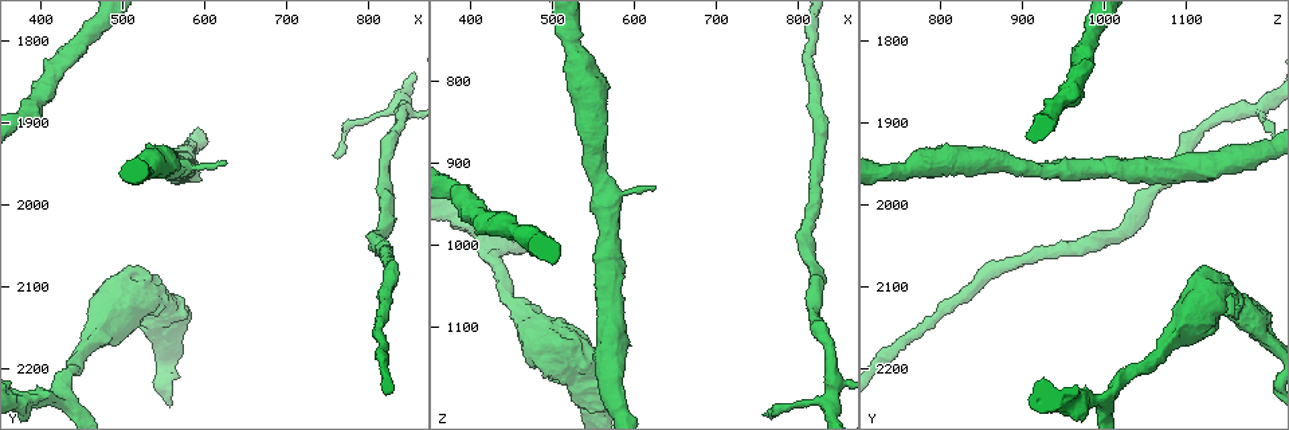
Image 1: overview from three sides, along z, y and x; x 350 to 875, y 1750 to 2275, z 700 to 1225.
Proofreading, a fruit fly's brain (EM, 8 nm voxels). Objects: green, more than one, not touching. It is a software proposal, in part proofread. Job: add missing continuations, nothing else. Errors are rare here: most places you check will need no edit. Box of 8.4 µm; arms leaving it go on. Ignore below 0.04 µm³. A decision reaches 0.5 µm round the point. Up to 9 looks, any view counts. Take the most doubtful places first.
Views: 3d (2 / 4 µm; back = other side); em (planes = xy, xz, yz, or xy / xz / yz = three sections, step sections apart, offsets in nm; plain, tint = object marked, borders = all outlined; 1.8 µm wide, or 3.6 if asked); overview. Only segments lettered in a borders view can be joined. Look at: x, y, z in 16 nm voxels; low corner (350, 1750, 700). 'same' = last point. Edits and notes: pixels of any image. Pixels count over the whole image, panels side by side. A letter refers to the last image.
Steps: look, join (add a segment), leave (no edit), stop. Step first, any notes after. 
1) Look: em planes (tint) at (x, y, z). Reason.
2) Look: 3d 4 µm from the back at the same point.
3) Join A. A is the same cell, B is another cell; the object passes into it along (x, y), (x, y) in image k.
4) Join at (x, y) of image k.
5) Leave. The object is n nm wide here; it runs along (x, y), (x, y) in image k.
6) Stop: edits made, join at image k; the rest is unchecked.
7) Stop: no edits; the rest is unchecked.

Look: 3d 4 µm at (625, 1950, 930). Free end.

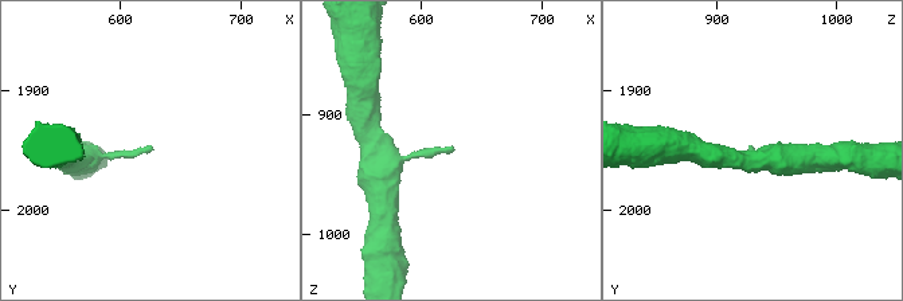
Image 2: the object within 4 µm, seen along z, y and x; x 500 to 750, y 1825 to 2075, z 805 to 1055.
Look: em 3.6 µm yz step 8 (tint) at (626, 1950, 928). Shape alone is not enough.

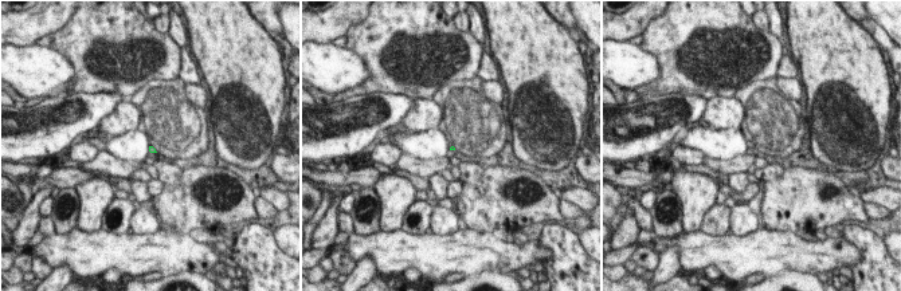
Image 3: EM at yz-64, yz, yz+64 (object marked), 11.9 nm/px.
Look: em 3.6 µm xz step 4 (borders) at the same point. Another direction.

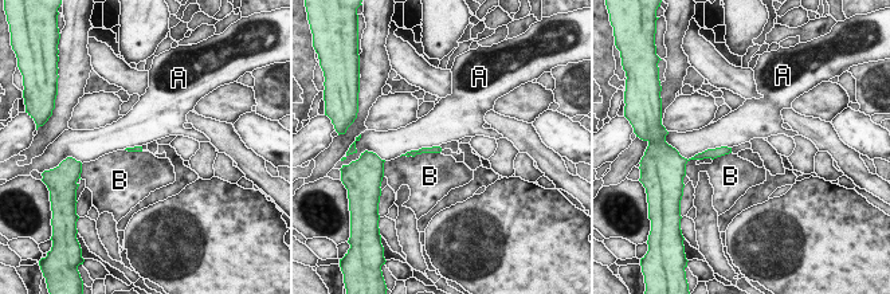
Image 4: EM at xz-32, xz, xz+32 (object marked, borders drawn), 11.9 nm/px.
Leave. A and B are other cells; a border runs along (438, 145), (411, 149), (399, 156) in image 4; no lettered segment goes on from it.

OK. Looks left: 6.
Look: 3d 4 µm at (515, 2075, 1120).

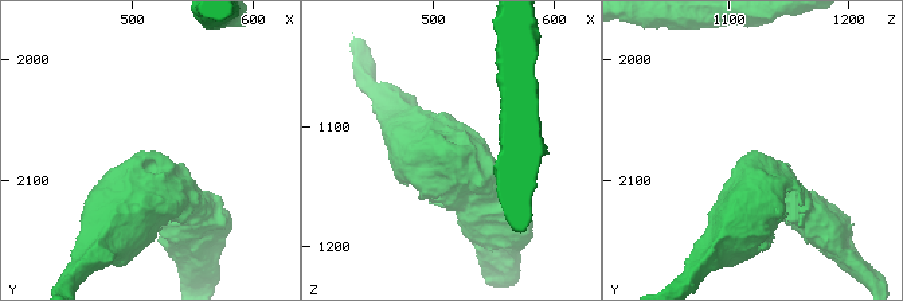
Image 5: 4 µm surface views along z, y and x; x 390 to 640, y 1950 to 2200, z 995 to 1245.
Look: em planes (tint) at (518, 2074, 1120). Now the EM.

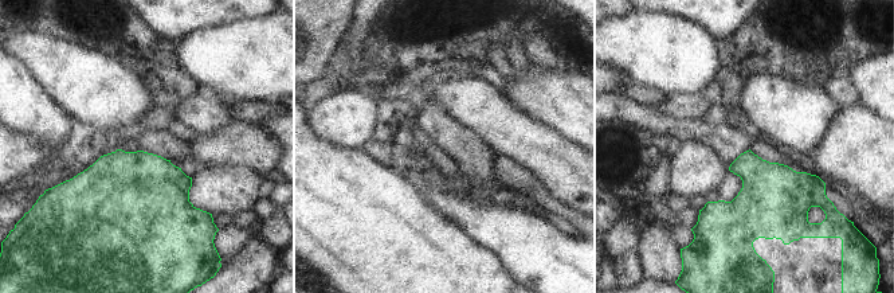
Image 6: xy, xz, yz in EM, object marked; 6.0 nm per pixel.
Look: em planes (borders) at the same point. What lies round it.

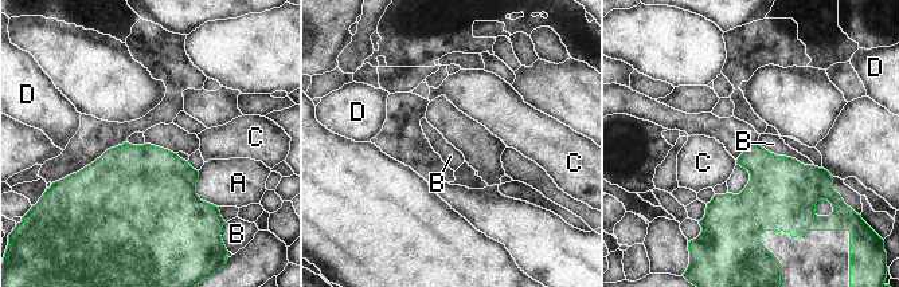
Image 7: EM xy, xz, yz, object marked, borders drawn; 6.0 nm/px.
Leave. A, B, C and D are other cells; none of them fits.

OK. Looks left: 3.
Look: em 3.6 µm yz step 4 (borders) at (425, 2235, 1005). A fork.

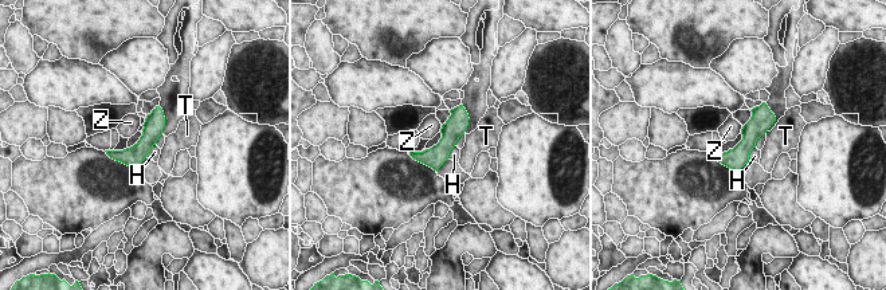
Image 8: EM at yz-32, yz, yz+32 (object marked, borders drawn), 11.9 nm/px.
Look: em 3.6 µm planes (borders) at the same point. Another direction.

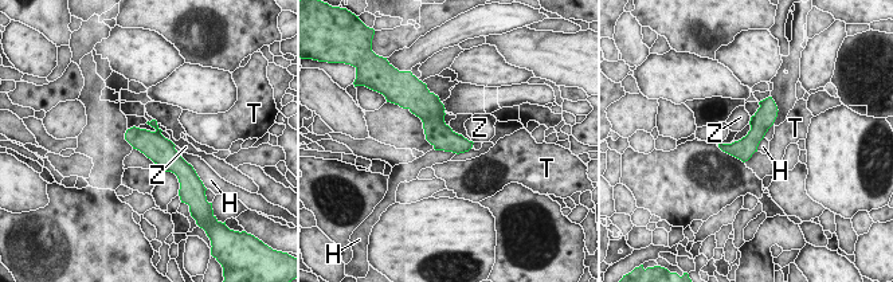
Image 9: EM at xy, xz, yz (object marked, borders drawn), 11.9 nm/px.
Leave. H, T and Z are other cells; no lettered segment goes on from it.

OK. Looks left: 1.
Stop: no edits; the rest is unchecked.

